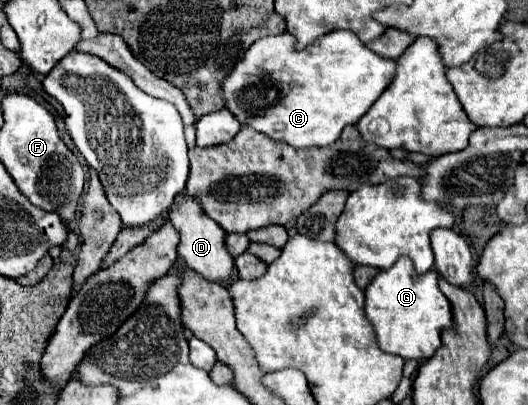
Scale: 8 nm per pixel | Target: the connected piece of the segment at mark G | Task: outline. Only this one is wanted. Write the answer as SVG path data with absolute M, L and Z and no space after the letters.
M400 256L398 262L388 268L388 270L380 270L374 280L368 284L366 292L366 304L364 304L364 312L366 318L372 322L374 330L376 330L376 340L378 346L390 354L398 354L404 360L412 358L412 360L428 360L440 346L438 346L438 336L442 334L442 330L452 328L452 306L448 302L448 298L442 294L440 286L438 286L438 272L430 270L426 274L416 274L414 264L408 256Z

